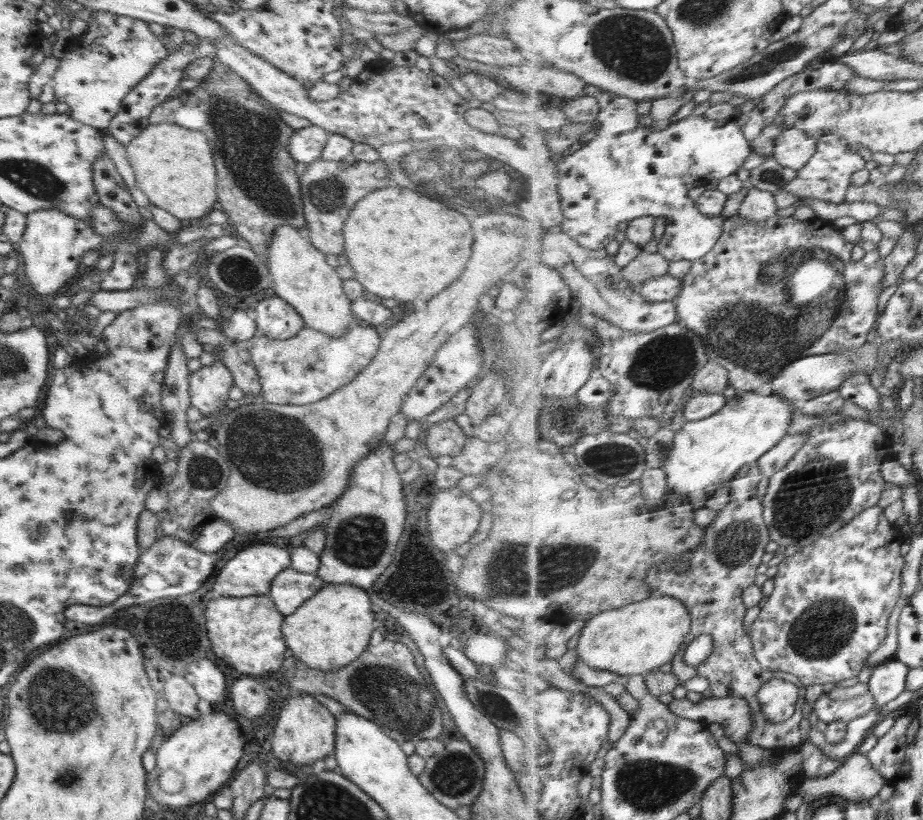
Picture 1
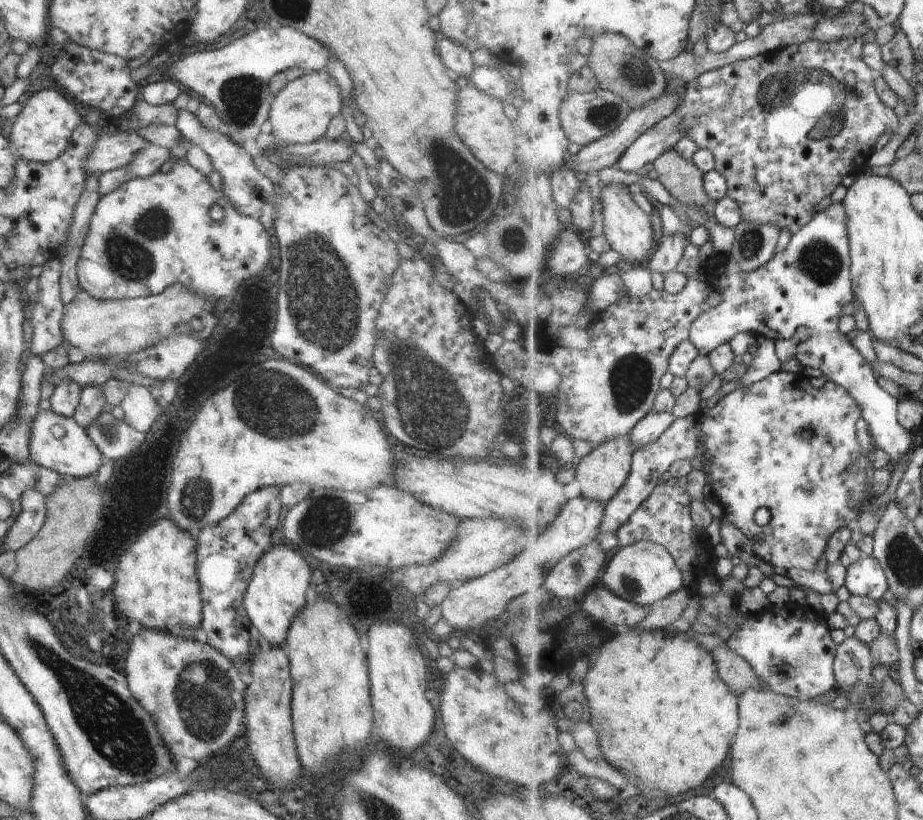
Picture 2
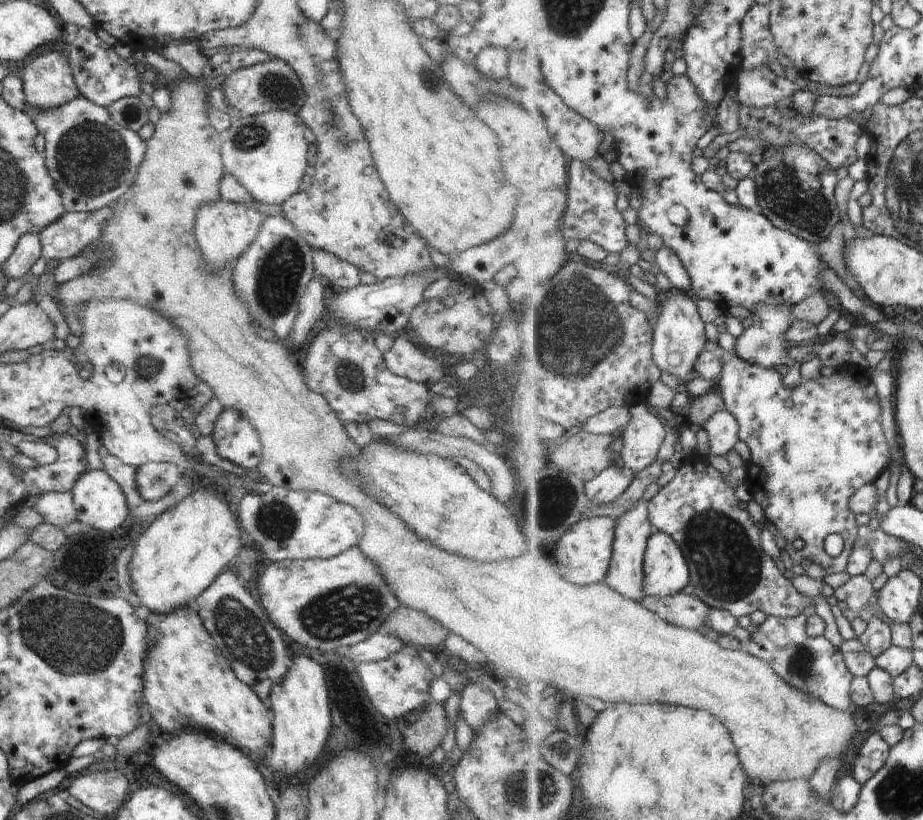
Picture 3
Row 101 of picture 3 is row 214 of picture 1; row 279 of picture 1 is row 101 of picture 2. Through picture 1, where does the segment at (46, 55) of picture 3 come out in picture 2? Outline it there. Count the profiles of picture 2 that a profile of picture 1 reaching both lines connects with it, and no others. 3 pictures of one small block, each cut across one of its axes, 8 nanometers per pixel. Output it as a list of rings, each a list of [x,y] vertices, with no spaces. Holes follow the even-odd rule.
[[[50,88],[40,90],[30,96],[21,112],[11,121],[9,143],[18,158],[26,162],[47,163],[56,160],[66,150],[72,132],[84,120],[76,112],[74,104]]]

